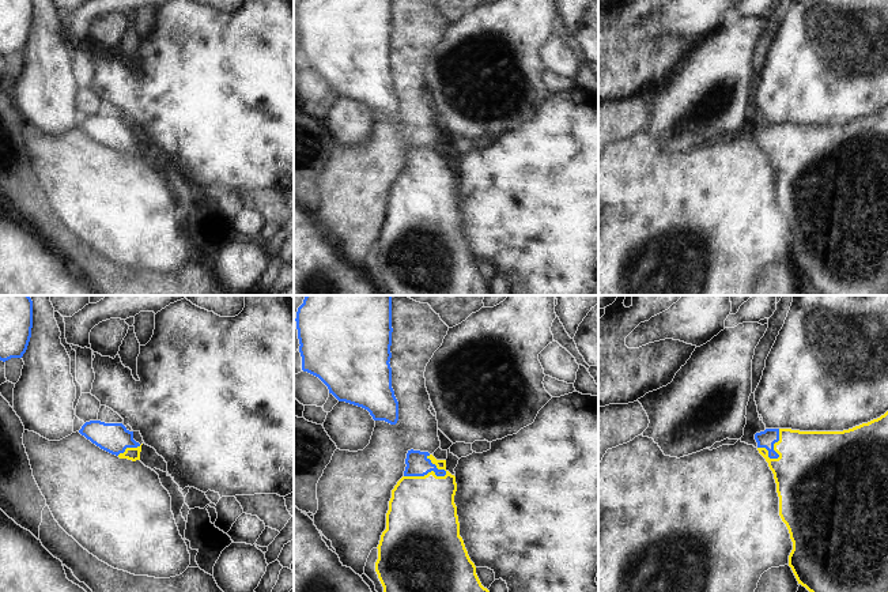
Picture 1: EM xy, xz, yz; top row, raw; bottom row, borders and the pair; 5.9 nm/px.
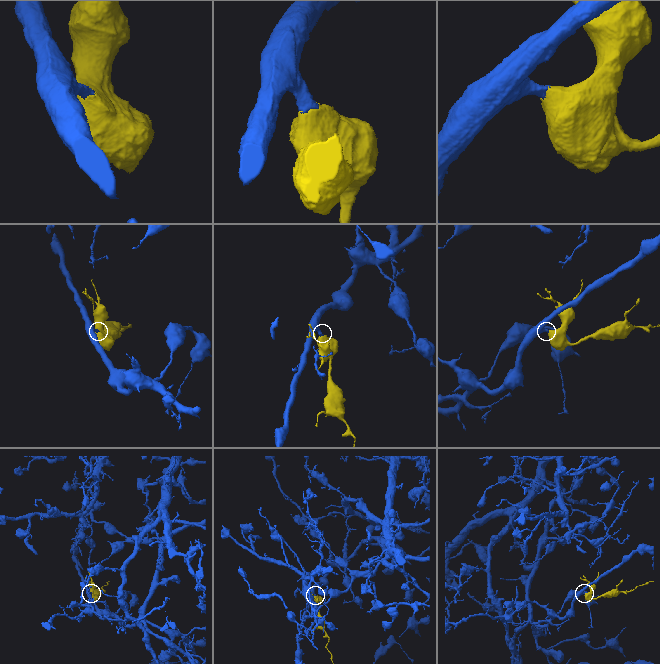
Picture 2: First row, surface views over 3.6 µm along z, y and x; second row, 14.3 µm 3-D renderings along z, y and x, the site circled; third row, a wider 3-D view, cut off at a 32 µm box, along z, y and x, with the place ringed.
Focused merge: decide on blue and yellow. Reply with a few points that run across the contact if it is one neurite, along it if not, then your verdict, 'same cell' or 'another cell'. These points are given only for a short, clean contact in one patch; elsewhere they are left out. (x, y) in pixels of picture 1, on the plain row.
xz (418, 159), (426, 169), (422, 211) | same cell

